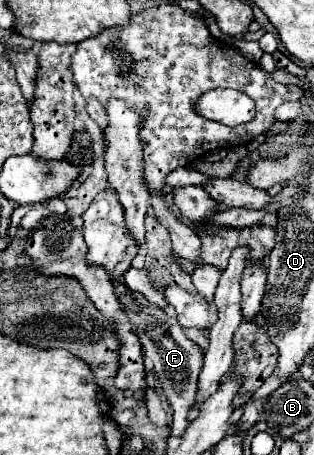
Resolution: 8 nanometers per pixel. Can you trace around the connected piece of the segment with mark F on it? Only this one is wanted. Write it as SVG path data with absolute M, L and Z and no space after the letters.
M127 291L121 295L121 303L129 313L137 313L139 315L139 329L137 335L141 339L143 345L143 353L145 357L149 357L153 361L153 371L157 375L161 393L167 397L171 409L173 409L173 423L171 423L171 435L181 435L183 427L187 427L187 415L189 409L195 403L195 393L197 393L197 379L203 367L203 355L205 351L191 341L185 333L183 327L179 325L179 321L173 315L167 315L161 307L157 305L137 305L137 301L133 301L133 295Z

